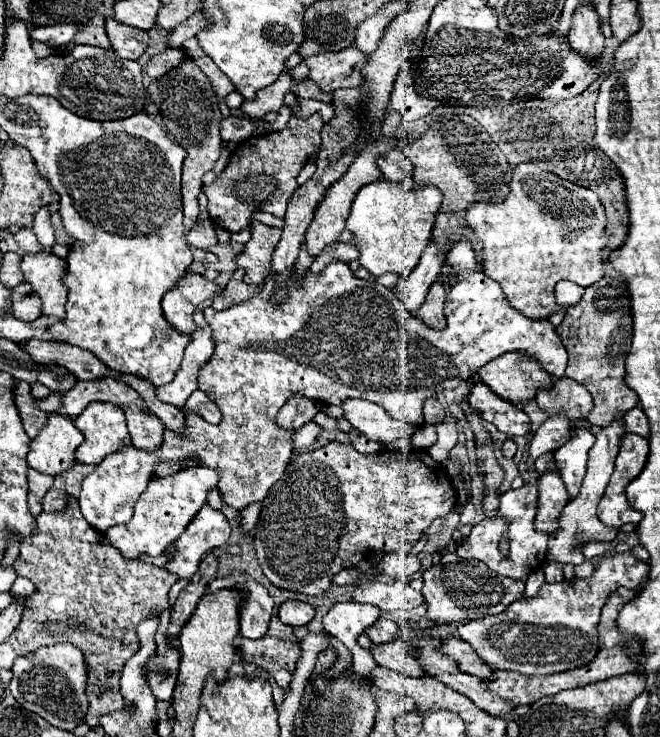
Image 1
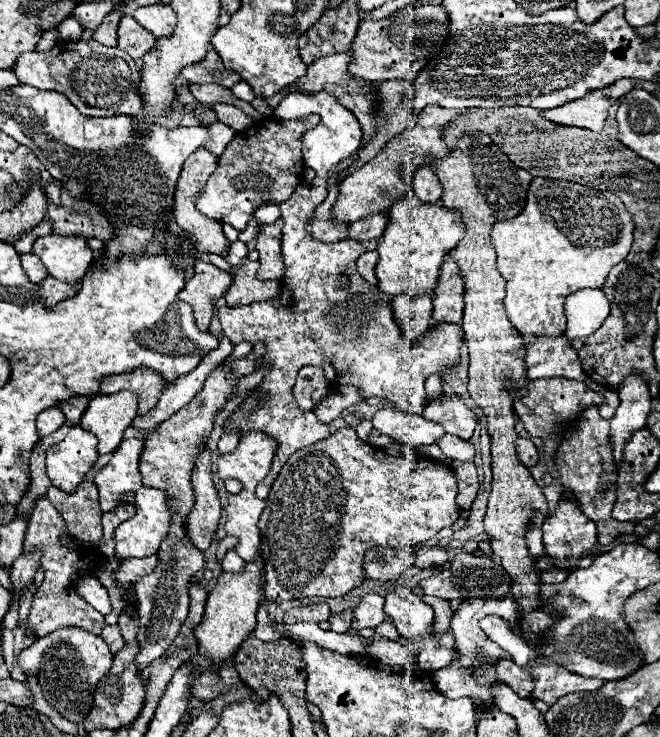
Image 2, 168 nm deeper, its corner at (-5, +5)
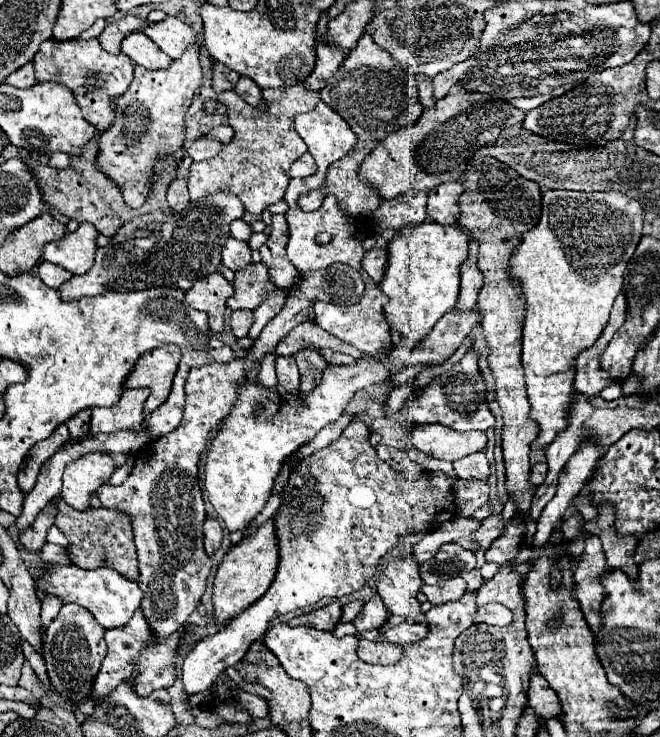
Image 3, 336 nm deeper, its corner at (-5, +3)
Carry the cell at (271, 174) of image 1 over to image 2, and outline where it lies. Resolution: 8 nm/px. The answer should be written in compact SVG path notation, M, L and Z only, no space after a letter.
M310 115L298 121L264 119L252 127L236 133L226 151L218 159L216 171L204 185L202 195L196 199L196 207L210 219L228 223L242 231L252 219L252 211L262 203L284 203L304 181L302 137L308 129L320 123L320 115Z

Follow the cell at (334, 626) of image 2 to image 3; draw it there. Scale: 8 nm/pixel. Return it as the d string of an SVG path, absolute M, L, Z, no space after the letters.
M354 599L354 601L350 601L348 605L344 605L342 607L342 621L344 623L348 623L348 621L354 621L354 617L360 613L360 609L362 609L362 601L358 601L358 599Z

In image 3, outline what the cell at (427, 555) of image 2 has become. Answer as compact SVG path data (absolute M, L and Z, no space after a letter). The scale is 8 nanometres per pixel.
M448 543L440 547L438 555L434 555L430 561L422 565L422 579L428 585L446 581L450 577L456 577L460 573L472 571L476 567L476 555L470 549L464 549L458 543Z

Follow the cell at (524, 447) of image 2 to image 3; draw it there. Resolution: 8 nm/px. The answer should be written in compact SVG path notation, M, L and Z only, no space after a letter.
M536 463L534 467L532 467L532 471L530 471L530 483L534 485L534 487L540 487L542 483L544 483L544 479L546 479L546 463Z

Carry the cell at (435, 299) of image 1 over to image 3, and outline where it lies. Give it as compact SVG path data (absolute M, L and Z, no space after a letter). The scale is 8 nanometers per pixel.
M472 239L468 259L460 267L462 283L460 283L460 297L456 303L456 309L460 311L476 307L476 295L480 293L480 287L482 287L482 275L480 275L480 269L476 267L476 255L478 255L478 243L476 239Z

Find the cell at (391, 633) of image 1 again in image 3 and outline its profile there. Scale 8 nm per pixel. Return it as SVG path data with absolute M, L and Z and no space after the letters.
M404 621L398 623L394 627L390 627L384 633L384 639L394 643L394 645L408 645L408 643L416 643L420 639L424 639L424 635L428 635L428 625L426 623L414 623L414 621Z

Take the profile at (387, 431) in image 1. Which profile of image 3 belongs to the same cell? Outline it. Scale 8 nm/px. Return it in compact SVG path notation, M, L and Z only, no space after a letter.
M416 425L416 429L412 429L412 441L422 453L444 461L456 461L484 451L488 445L486 435L480 431L460 433L444 425Z

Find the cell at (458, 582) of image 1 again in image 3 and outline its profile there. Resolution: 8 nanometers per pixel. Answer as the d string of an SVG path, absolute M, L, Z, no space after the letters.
M424 585L422 593L428 597L428 601L432 605L440 605L440 593L442 593L442 585Z

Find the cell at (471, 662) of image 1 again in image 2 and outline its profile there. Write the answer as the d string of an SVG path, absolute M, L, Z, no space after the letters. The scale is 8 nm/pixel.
M500 659L500 661L496 661L494 667L496 667L498 677L506 685L510 685L516 693L520 693L520 697L530 697L534 683L532 683L532 677L528 675L526 669L518 667L512 659Z

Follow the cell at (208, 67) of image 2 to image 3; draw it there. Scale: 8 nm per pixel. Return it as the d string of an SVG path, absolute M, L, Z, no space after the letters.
M212 61L212 67L214 67L214 75L212 75L212 87L216 93L222 93L222 91L230 91L236 87L240 75L236 75L236 71L224 67L222 63L216 63Z

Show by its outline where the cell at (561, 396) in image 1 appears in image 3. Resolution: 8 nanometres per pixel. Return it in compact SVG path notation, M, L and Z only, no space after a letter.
M612 505L608 507L596 507L600 513L598 521L588 521L584 527L590 535L598 535L606 553L606 561L610 569L620 569L624 571L630 579L636 579L638 575L638 567L634 563L634 551L638 545L638 537L636 535L628 535L628 537L620 537L614 529L614 519L612 517Z

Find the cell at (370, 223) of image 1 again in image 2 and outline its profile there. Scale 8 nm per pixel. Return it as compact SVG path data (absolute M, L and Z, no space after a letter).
M414 193L398 197L386 215L388 225L376 247L380 255L376 265L380 291L390 297L400 293L414 295L418 291L432 291L436 287L444 255L454 249L466 233L462 217L456 213L456 209L444 209L440 205L424 205L414 201Z

